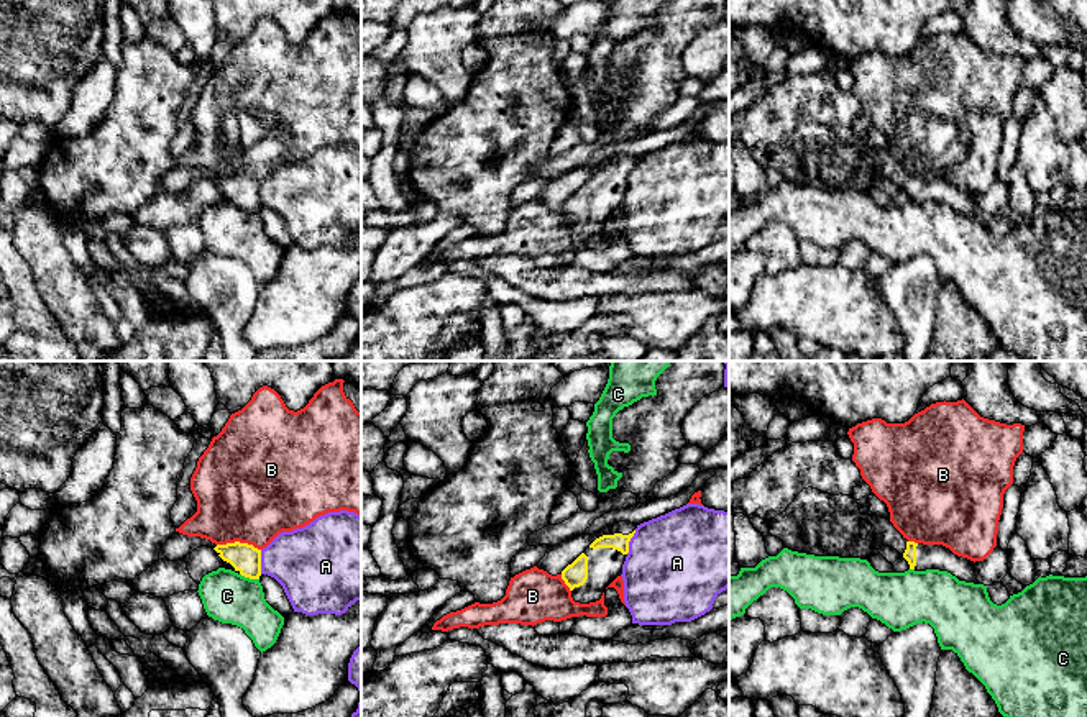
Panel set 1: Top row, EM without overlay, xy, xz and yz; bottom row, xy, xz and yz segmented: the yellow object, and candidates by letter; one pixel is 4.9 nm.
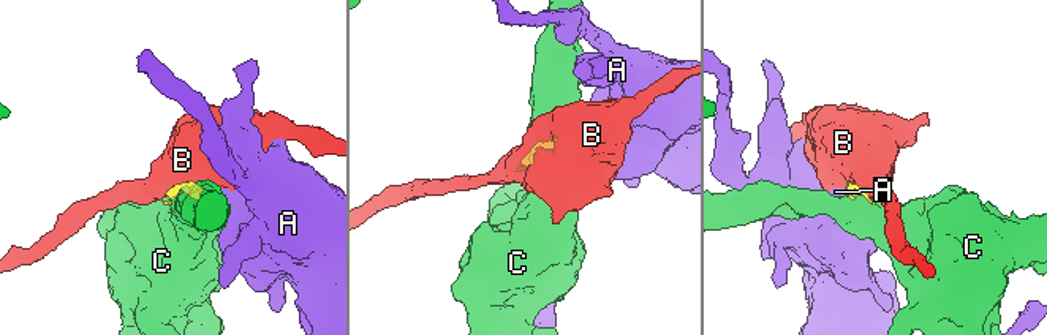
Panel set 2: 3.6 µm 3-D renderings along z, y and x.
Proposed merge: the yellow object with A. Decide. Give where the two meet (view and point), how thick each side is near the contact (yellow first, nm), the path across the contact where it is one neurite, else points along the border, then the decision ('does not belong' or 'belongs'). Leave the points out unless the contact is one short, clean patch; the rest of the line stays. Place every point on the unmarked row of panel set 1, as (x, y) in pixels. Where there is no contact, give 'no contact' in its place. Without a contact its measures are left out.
xy (260, 194) | 140/360 nm | along xy (260, 182), (261, 205) | does not belong

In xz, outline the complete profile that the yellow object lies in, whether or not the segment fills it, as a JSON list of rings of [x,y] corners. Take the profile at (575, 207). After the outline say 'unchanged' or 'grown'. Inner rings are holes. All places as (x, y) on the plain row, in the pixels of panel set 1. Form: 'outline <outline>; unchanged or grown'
outline [[[631,154],[606,159],[604,167],[562,203],[562,212],[570,220],[575,235],[599,233],[606,220],[622,207],[635,161],[637,158]]]; grown

